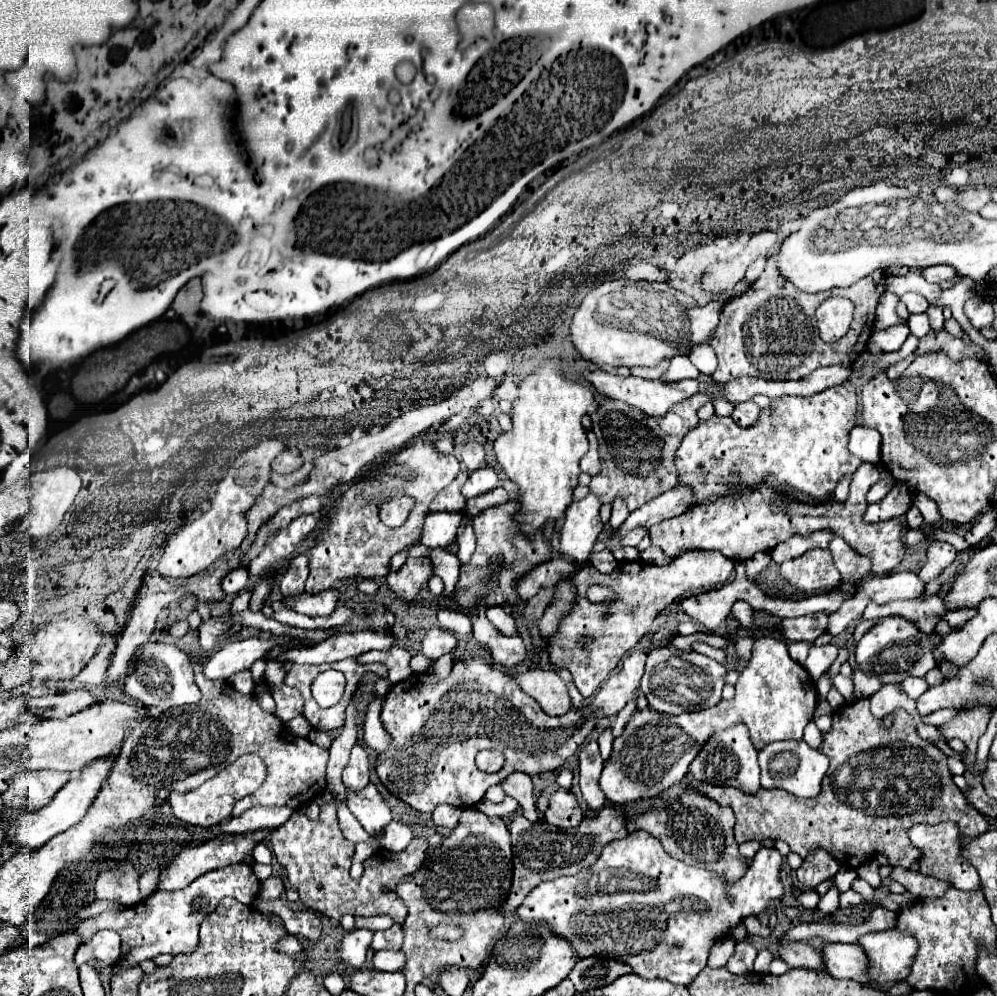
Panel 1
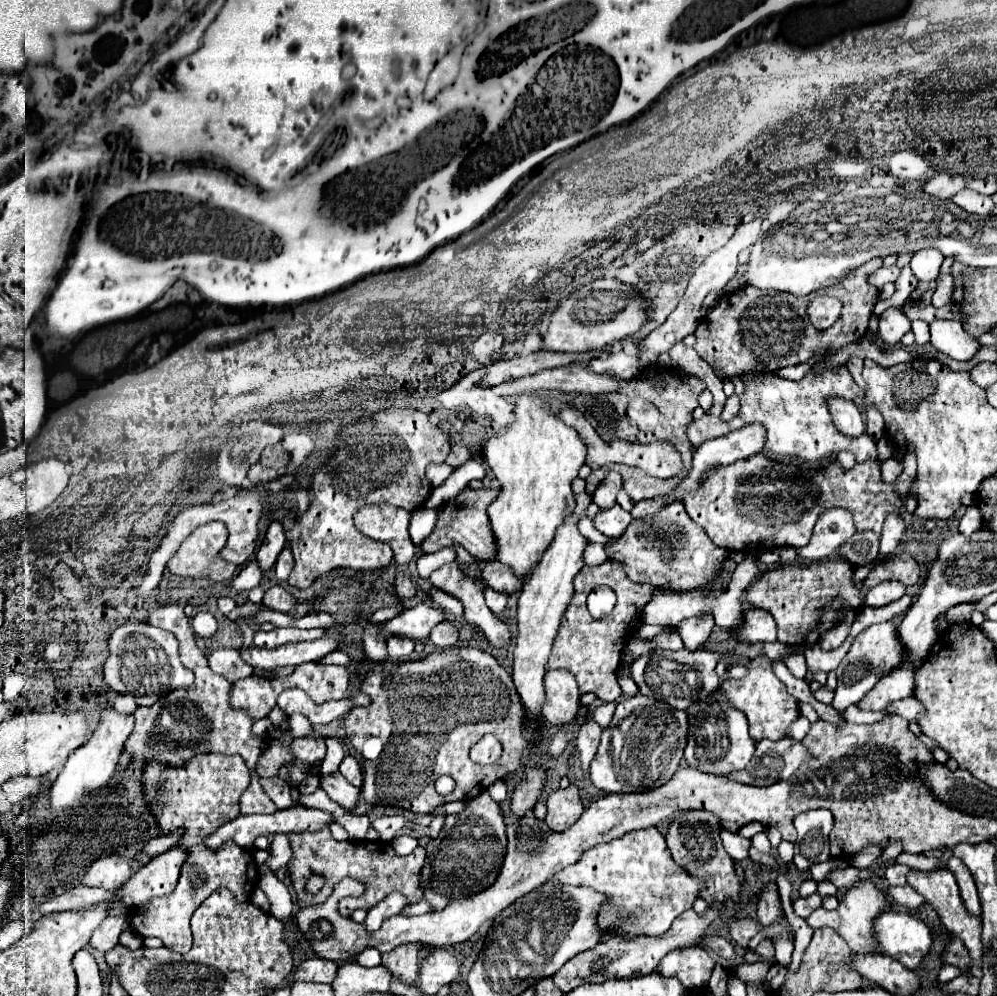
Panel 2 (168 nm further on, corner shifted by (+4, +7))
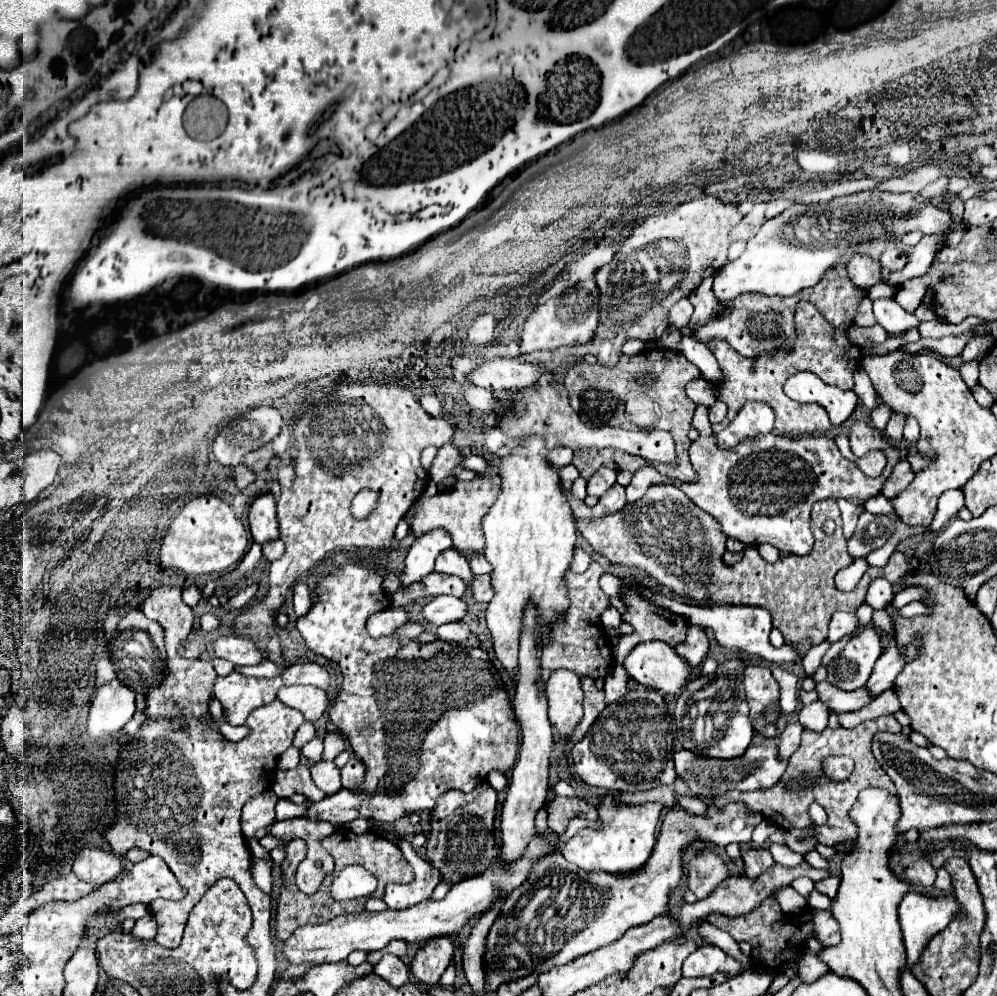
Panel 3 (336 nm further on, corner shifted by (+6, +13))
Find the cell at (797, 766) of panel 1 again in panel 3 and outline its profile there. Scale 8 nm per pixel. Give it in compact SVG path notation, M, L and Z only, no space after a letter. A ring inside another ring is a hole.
M761 739L757 741L757 745L753 743L745 755L735 757L735 759L709 759L709 757L701 757L695 753L689 753L689 749L683 749L681 745L675 745L673 749L673 761L675 761L675 771L677 777L681 777L691 793L695 795L719 795L725 791L755 791L755 789L769 789L773 785L777 785L777 781L781 779L781 775L785 773L787 761L779 757L777 751L777 743L771 739Z

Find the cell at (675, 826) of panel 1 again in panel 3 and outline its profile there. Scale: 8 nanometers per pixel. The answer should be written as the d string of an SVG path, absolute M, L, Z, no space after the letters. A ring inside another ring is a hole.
M713 851L699 853L689 865L689 889L697 899L705 899L725 877L729 877L729 869Z

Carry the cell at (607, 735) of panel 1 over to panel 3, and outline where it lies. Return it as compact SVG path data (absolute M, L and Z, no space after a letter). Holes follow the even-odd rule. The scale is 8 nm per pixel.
M617 665L609 671L609 677L605 679L605 697L607 703L619 701L629 691L629 675L623 671L623 665Z

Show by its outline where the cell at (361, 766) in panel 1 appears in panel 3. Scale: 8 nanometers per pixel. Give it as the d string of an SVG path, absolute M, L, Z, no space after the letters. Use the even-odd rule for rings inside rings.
M351 757L351 761L341 769L341 779L345 789L351 789L351 791L359 789L365 779L365 765L359 759Z

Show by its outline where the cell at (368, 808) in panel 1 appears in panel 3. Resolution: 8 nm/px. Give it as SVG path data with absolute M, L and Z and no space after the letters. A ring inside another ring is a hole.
M327 761L315 763L311 767L311 775L313 775L315 785L323 789L327 795L341 791L341 771L335 763L327 763Z

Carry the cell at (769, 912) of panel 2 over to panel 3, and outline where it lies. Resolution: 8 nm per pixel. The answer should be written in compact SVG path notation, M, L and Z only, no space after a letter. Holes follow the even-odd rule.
M745 849L745 851L741 851L741 857L745 863L745 875L751 879L759 877L775 863L767 849Z

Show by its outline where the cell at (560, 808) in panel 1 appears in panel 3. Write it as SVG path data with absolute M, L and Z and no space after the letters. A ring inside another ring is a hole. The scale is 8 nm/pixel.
M557 797L547 805L547 823L553 833L565 833L569 819L573 817L585 817L589 821L597 819L597 809L583 801L583 799L569 799L569 797Z

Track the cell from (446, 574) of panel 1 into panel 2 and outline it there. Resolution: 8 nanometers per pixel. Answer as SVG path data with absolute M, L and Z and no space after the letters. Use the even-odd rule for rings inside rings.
M445 547L441 551L435 551L435 553L429 553L429 555L421 555L417 559L417 571L419 571L421 577L427 579L435 569L439 569L439 567L443 567L449 561L455 561L455 559L457 559L455 551L451 547Z

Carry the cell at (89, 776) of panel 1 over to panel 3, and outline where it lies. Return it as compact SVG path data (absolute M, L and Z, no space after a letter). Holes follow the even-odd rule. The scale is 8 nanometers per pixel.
M113 679L95 689L89 711L91 741L105 741L115 735L135 713L135 691L127 689L119 679Z

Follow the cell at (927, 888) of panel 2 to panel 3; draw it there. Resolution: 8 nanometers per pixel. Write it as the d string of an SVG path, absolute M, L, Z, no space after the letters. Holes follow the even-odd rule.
M941 867L939 871L937 871L937 879L935 879L935 889L939 889L939 891L943 891L943 893L951 893L951 877L949 877L949 873Z

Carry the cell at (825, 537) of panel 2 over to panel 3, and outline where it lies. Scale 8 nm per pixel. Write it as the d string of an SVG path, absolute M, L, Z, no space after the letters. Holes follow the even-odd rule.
M839 499L837 501L839 509L841 509L841 517L843 517L843 533L845 533L845 539L849 539L855 531L855 525L857 525L857 519L861 515L863 509L857 509L857 505L845 501L845 499Z

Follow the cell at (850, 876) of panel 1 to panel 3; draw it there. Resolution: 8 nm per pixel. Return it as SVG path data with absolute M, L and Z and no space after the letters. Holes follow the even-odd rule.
M827 877L827 879L823 879L823 881L819 881L819 883L815 883L815 889L819 891L819 893L823 893L823 895L827 895L829 899L833 899L835 895L837 895L837 889L839 889L839 883L841 883L841 879L839 877Z

